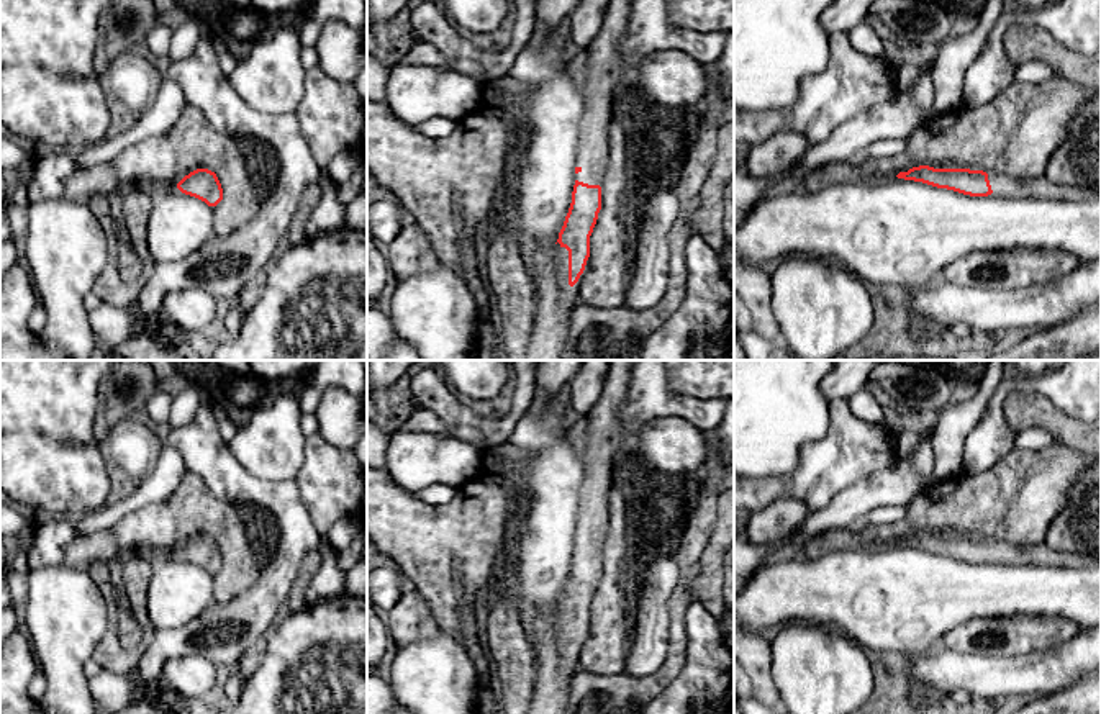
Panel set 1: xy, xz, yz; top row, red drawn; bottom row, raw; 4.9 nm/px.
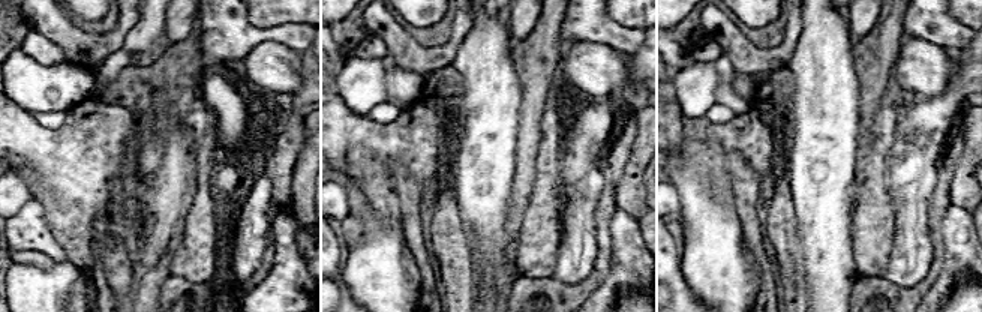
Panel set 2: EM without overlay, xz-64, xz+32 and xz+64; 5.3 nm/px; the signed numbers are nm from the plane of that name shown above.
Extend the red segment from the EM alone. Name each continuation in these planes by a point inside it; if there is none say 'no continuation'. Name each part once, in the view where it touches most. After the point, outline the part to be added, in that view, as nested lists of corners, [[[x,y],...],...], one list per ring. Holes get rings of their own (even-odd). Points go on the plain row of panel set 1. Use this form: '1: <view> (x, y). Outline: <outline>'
1: xz (600, 438). Outline: [[[609,360],[609,370],[598,403],[587,414],[573,416],[569,429],[569,442],[575,447],[585,468],[577,517],[582,537],[577,540],[577,547],[588,552],[598,552],[598,540],[609,526],[608,495],[614,488],[614,467],[624,455],[631,439],[629,431],[619,418],[619,411],[626,398],[634,362]]]

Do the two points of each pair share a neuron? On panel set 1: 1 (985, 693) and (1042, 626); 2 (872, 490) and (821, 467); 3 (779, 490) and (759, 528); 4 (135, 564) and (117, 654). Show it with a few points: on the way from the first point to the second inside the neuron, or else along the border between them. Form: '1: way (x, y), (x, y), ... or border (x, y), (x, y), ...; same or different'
1: border (1055, 644), (1021, 654), (978, 654); different
2: border (892, 464), (854, 482), (826, 505); different
3: border (808, 508), (795, 498), (774, 498), (752, 515); different
4: way (123, 587), (113, 595), (113, 631); same

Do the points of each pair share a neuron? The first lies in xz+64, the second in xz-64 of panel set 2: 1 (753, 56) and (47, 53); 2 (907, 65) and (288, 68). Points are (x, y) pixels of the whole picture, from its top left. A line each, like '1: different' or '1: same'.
1: different
2: same

